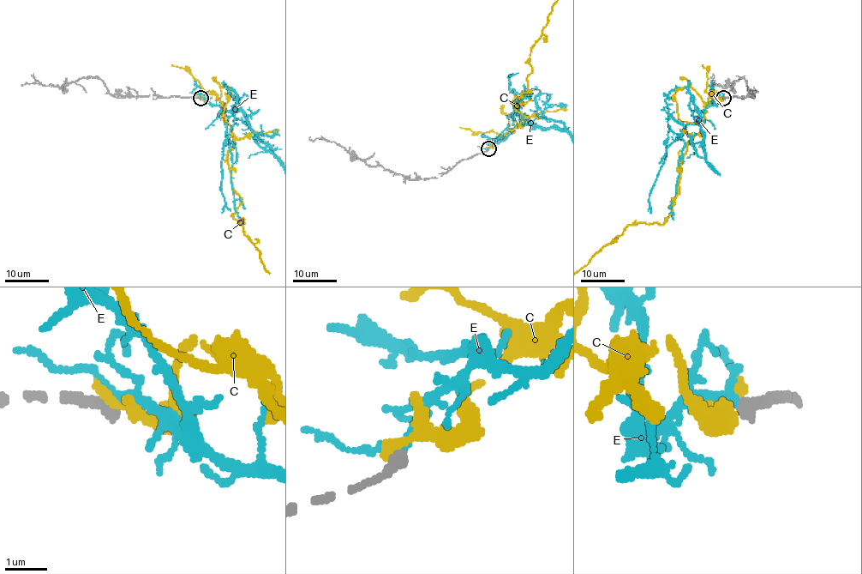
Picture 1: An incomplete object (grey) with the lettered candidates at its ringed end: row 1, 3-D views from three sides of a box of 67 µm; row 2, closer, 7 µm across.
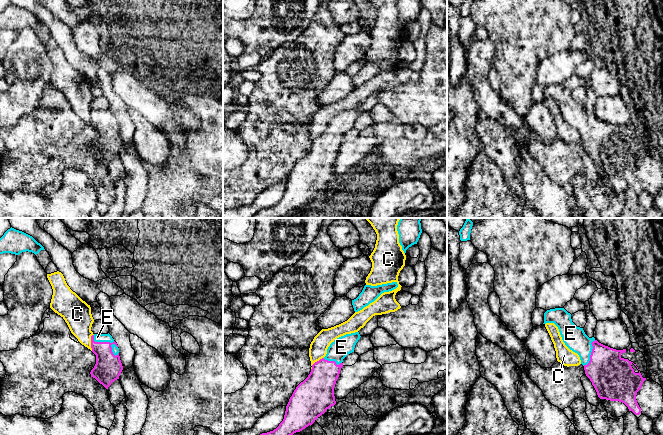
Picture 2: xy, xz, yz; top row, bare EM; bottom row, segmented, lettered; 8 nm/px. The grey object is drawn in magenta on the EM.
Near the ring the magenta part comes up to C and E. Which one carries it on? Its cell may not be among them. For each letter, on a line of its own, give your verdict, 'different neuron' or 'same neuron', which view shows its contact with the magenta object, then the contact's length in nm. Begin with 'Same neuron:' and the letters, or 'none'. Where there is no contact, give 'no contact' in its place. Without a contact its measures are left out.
Same neuron: E
C: different neuron | xy | 140 nm
E: same neuron | xy | 260 nm

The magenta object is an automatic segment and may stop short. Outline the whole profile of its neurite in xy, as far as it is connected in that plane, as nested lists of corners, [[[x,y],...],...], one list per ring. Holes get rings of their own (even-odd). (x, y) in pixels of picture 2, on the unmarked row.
[[[109,109],[94,110],[91,112],[91,124],[96,131],[91,153],[108,165],[112,158],[119,155],[123,146],[118,121]]]

